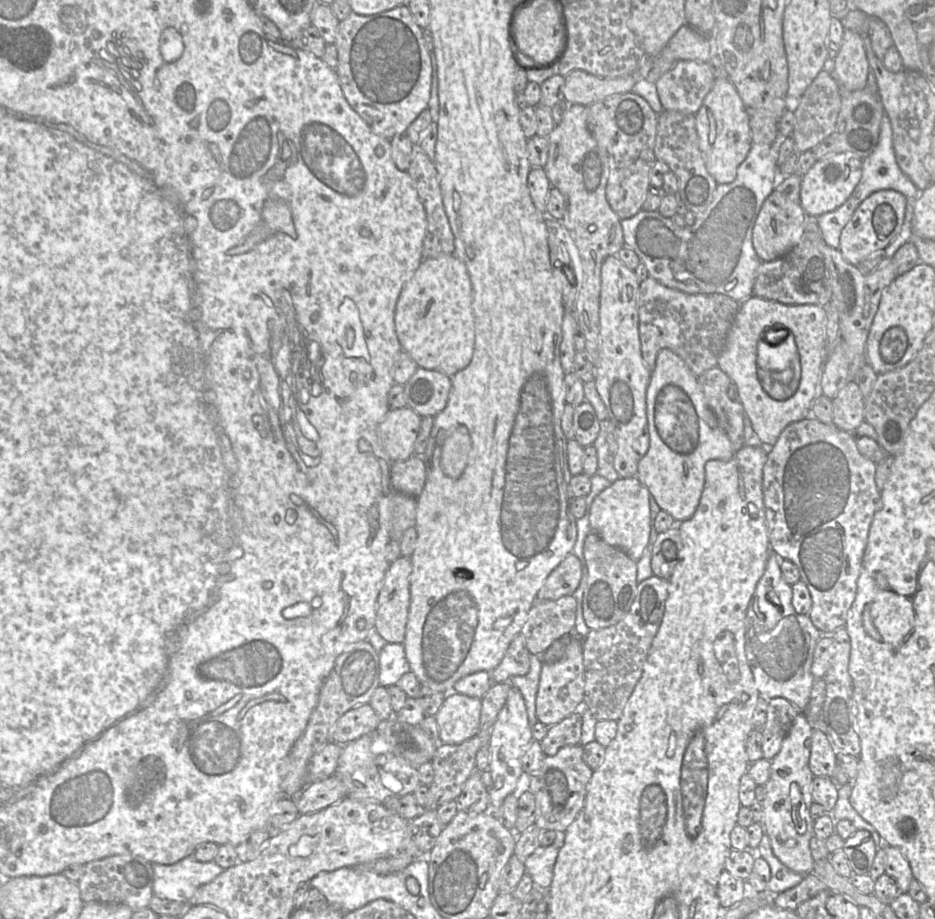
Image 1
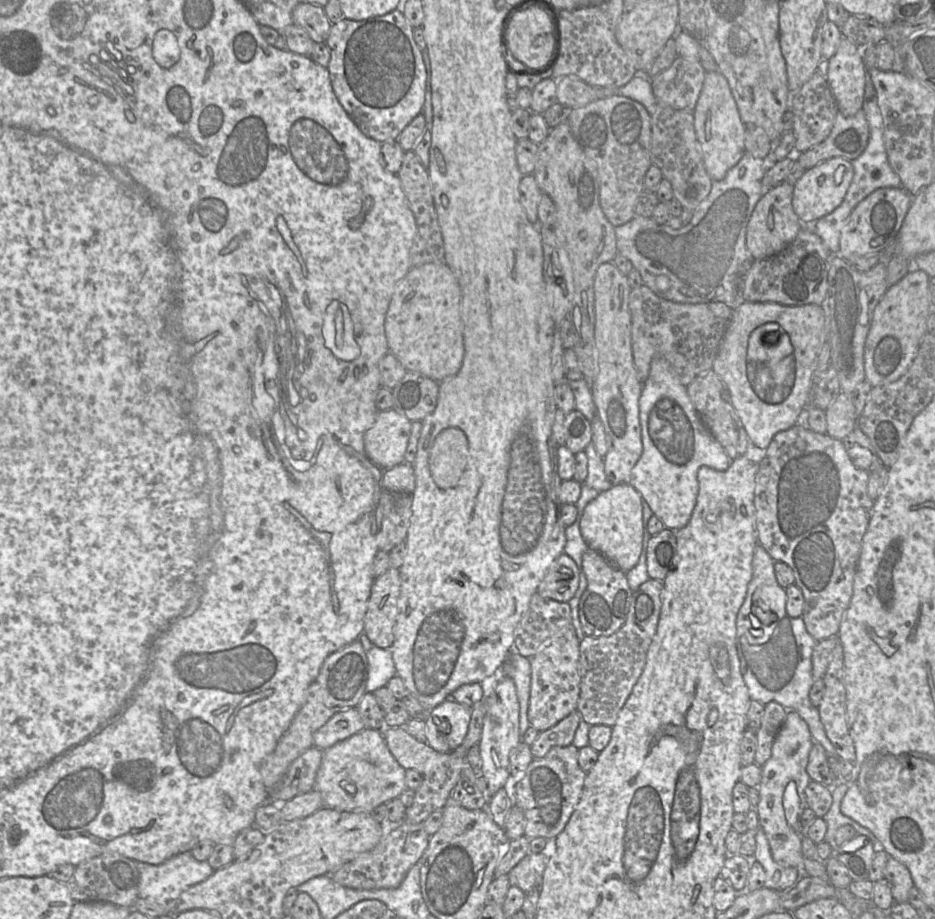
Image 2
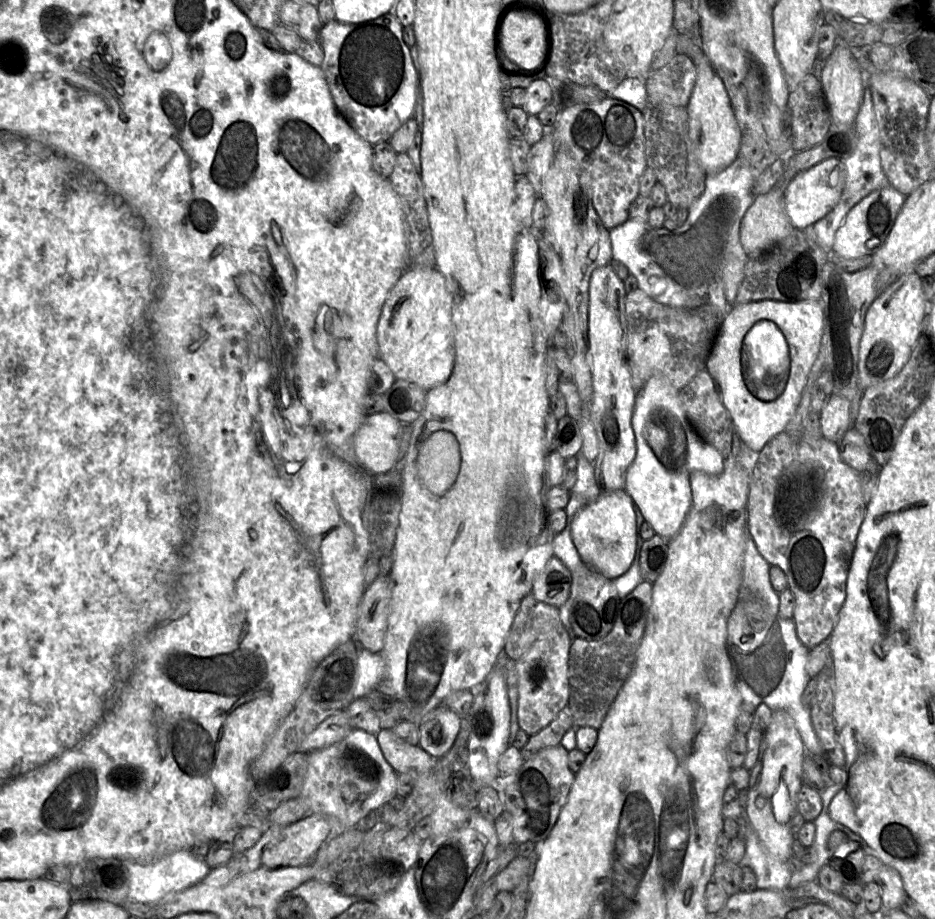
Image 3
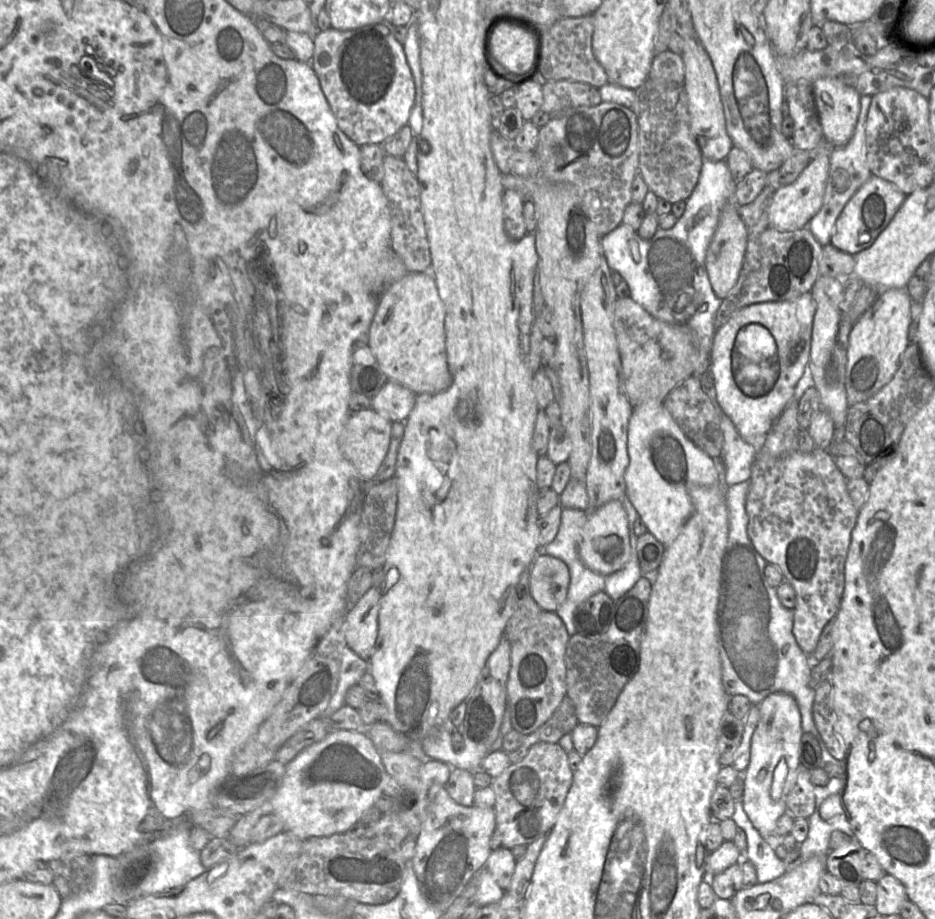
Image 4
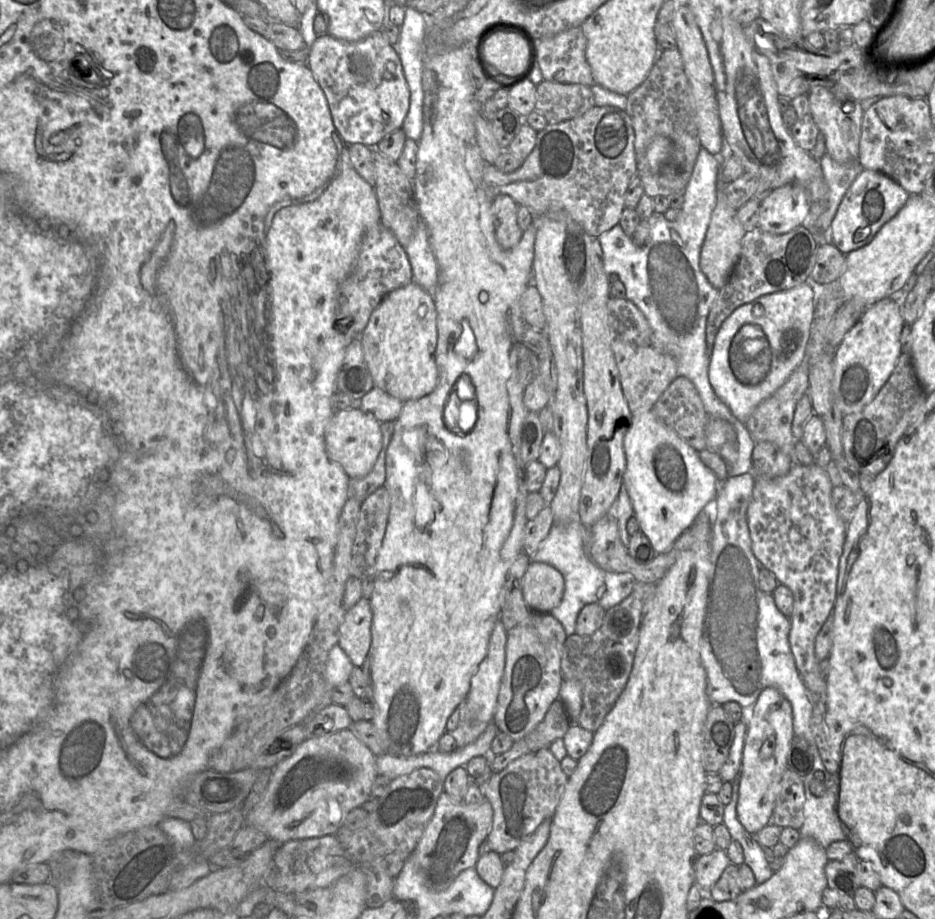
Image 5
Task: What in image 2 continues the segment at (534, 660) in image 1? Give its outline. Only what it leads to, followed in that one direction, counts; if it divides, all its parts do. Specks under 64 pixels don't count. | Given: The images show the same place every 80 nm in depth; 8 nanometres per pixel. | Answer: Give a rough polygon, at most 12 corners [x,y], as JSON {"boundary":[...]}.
{"boundary":[[507,656],[499,675],[510,678],[519,701],[519,730],[528,720],[531,683],[530,659]]}

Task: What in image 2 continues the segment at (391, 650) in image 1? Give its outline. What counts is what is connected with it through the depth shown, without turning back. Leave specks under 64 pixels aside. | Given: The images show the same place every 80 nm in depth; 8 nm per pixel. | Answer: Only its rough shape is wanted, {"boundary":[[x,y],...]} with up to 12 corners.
{"boundary":[[390,649],[366,650],[366,693],[385,687],[396,676]]}

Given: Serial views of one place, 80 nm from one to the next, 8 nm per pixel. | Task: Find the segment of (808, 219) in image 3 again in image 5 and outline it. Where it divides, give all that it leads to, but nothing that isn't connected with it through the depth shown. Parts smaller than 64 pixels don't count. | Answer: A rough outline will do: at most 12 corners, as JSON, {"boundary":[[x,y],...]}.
{"boundary":[[802,185],[773,189],[760,201],[757,227],[785,234],[803,224]]}

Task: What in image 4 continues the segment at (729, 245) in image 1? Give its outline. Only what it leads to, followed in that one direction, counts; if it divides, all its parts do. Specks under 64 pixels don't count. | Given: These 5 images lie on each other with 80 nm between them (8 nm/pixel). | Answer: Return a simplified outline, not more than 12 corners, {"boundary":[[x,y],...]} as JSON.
{"boundary":[[704,159],[684,214],[620,224],[605,261],[655,318],[689,329],[706,377],[722,299],[707,249],[736,188]]}

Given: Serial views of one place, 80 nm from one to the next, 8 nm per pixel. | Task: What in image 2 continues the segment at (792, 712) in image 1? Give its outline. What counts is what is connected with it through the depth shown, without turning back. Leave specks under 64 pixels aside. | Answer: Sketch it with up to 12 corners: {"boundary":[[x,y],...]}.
{"boundary":[[764,705],[756,732],[754,763],[770,758],[773,742],[785,721],[786,708]]}

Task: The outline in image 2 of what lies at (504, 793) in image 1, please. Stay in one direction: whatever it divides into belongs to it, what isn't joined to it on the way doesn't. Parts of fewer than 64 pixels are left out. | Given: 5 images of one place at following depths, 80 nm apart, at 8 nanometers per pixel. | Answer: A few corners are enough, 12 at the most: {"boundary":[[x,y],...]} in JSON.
{"boundary":[[503,675],[482,683],[478,743],[490,796],[510,774],[521,742],[519,701]]}

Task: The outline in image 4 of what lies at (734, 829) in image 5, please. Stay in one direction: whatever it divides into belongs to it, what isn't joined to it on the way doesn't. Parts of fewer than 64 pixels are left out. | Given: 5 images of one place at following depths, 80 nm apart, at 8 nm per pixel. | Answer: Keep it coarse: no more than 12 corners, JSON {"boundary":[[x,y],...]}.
{"boundary":[[735,800],[731,819],[746,835],[746,858],[758,883],[787,871],[773,847]]}

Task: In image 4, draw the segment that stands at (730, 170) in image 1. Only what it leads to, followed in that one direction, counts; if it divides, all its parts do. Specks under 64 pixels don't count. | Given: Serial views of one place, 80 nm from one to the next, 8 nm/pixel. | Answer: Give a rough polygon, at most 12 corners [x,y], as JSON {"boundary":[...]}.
{"boundary":[[694,27],[684,41],[684,87],[692,134],[704,159],[726,160],[719,82]]}

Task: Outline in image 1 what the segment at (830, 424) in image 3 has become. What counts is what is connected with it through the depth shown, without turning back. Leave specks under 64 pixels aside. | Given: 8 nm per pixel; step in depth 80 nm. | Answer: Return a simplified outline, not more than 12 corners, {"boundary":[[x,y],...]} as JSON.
{"boundary":[[854,381],[833,398],[832,424],[854,432],[865,421],[865,398]]}

